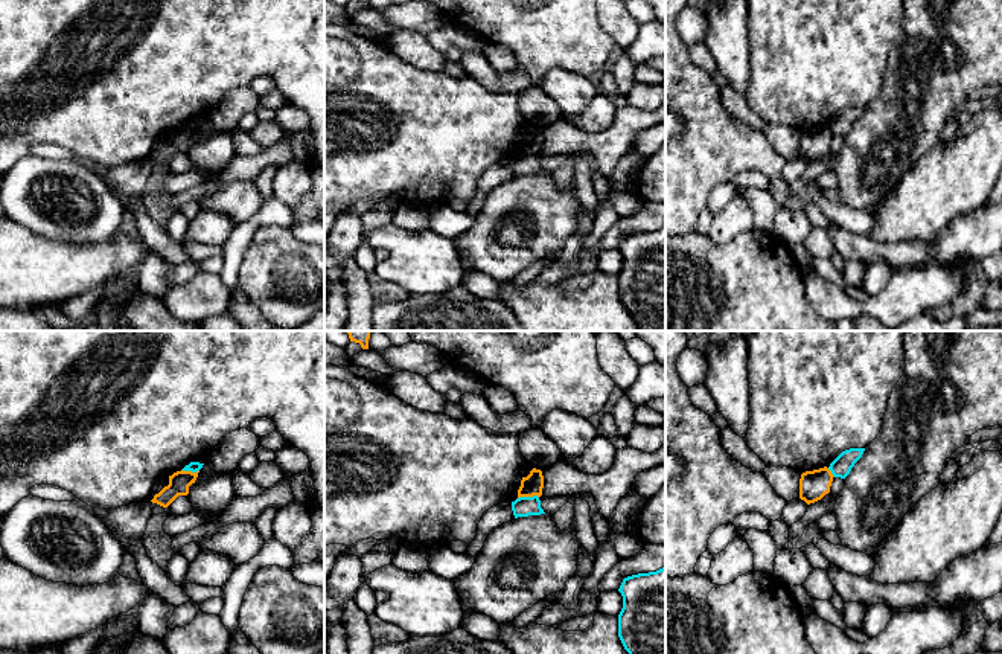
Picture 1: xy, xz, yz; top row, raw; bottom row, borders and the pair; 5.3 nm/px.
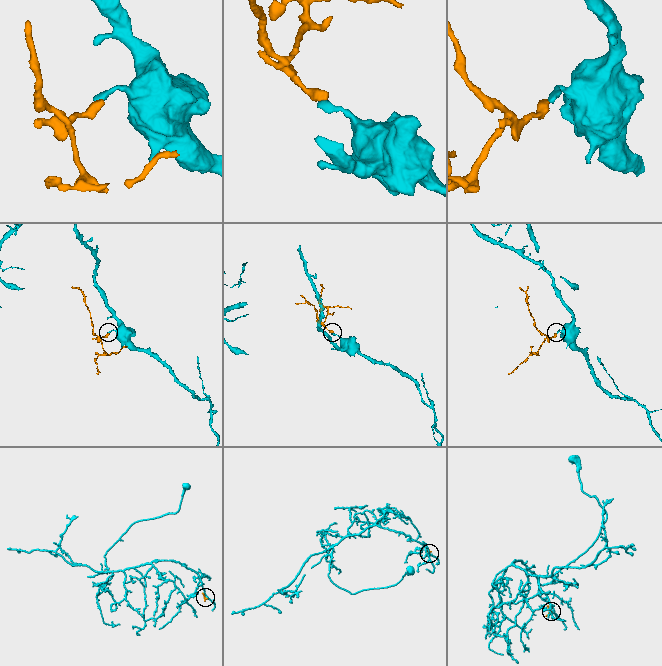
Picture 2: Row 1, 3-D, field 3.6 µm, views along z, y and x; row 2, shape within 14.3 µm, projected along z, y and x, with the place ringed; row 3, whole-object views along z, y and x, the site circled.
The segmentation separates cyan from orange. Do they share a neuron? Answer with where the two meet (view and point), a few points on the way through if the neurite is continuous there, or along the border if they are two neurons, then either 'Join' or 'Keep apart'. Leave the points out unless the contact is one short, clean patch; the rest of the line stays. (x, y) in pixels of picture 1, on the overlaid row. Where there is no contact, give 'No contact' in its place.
Touches cyan at xz (527, 497). Boundary: xz (538, 496), (521, 496), (518, 499). Keep apart

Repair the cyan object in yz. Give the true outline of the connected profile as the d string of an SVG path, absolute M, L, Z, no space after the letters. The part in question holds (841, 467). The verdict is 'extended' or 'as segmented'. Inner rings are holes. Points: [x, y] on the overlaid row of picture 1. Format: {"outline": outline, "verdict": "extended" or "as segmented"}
{"outline": "M850 448L842 451L828 466L834 477L845 479L854 463L862 457L865 448Z", "verdict": "as segmented"}

